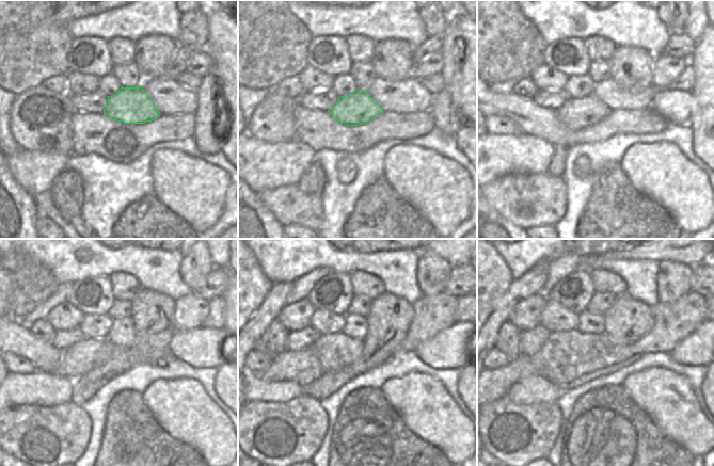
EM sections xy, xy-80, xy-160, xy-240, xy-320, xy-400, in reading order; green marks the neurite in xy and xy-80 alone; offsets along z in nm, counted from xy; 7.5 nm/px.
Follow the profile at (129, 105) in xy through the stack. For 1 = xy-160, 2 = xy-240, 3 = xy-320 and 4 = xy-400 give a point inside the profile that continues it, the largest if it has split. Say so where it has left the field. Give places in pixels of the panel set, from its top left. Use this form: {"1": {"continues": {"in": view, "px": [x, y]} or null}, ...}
{"1": {"continues": {"in": "xy-160", "px": [576, 113]}}, "2": {"continues": {"in": "xy-240", "px": [88, 354]}}, "3": {"continues": {"in": "xy-320", "px": [303, 367]}}, "4": {"continues": {"in": "xy-400", "px": [498, 381]}}}

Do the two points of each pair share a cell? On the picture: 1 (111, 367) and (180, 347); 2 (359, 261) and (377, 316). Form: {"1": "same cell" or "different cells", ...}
{"1": "different cells", "2": "different cells"}

